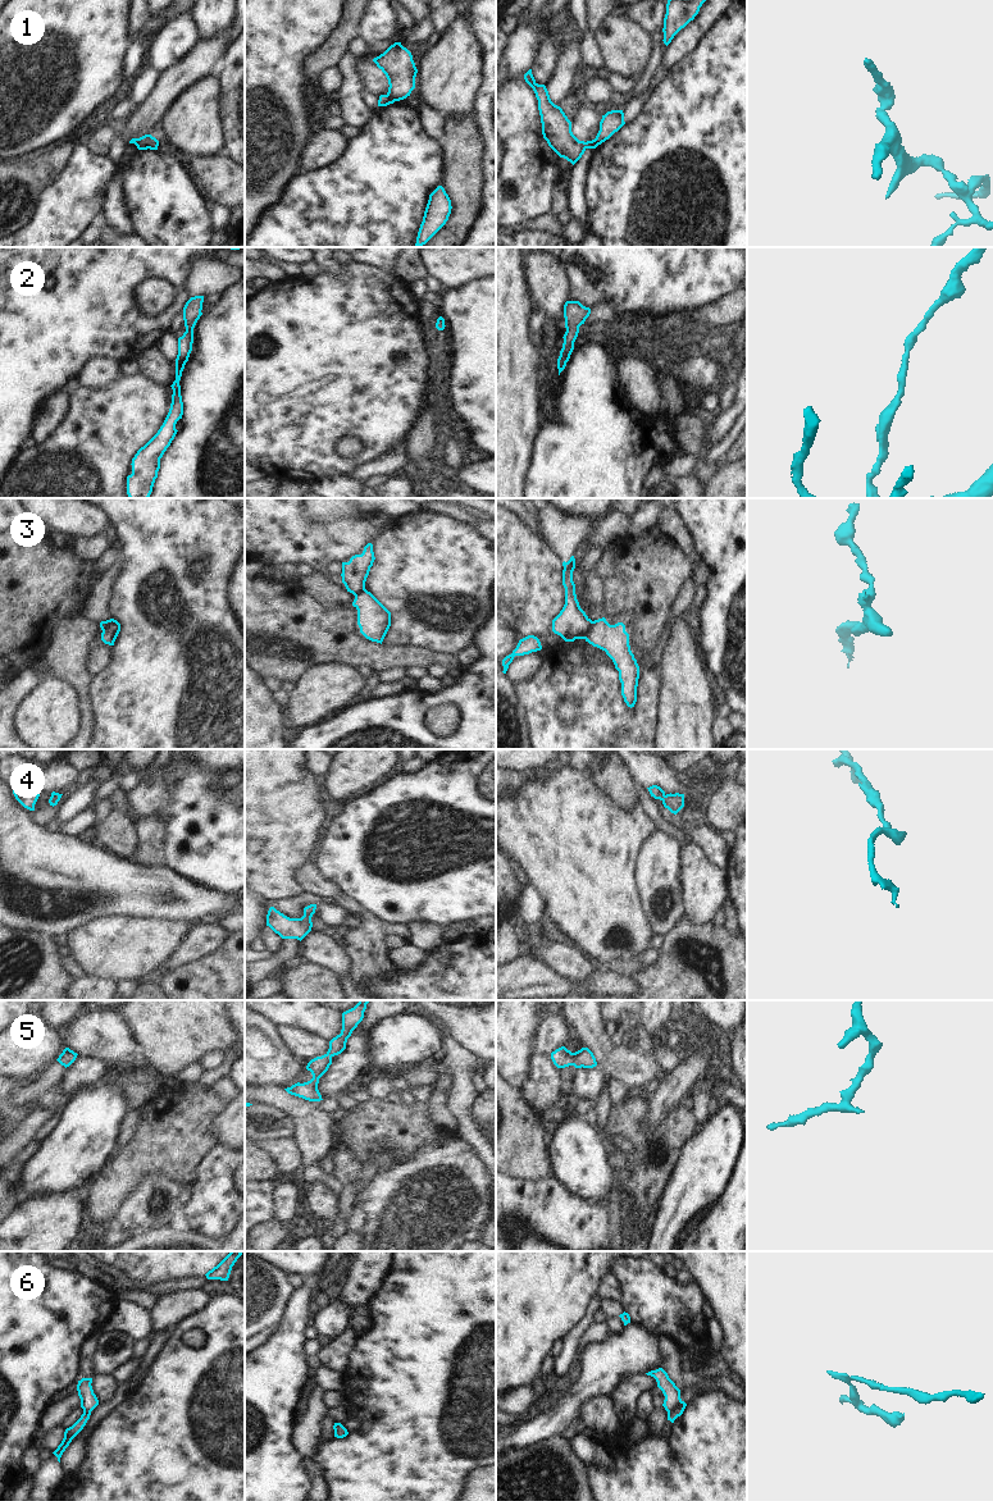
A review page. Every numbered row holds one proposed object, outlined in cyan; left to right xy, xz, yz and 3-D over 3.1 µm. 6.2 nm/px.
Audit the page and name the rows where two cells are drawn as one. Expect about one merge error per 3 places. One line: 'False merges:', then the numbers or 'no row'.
False merges: 1, 3, 6

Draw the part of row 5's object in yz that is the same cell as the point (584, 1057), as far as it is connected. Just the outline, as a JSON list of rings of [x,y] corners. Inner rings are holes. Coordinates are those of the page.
[[[561,1046],[551,1053],[551,1059],[557,1068],[574,1066],[575,1068],[593,1068],[597,1066],[593,1053],[588,1048],[571,1053]]]

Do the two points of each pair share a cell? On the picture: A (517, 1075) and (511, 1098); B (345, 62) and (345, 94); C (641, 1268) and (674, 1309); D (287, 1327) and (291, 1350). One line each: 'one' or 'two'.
A: two
B: one
C: one
D: one

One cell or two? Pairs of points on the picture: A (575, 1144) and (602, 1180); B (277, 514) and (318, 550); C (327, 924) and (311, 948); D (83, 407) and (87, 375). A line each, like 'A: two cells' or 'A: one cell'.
A: one cell
B: one cell
C: two cells
D: two cells

